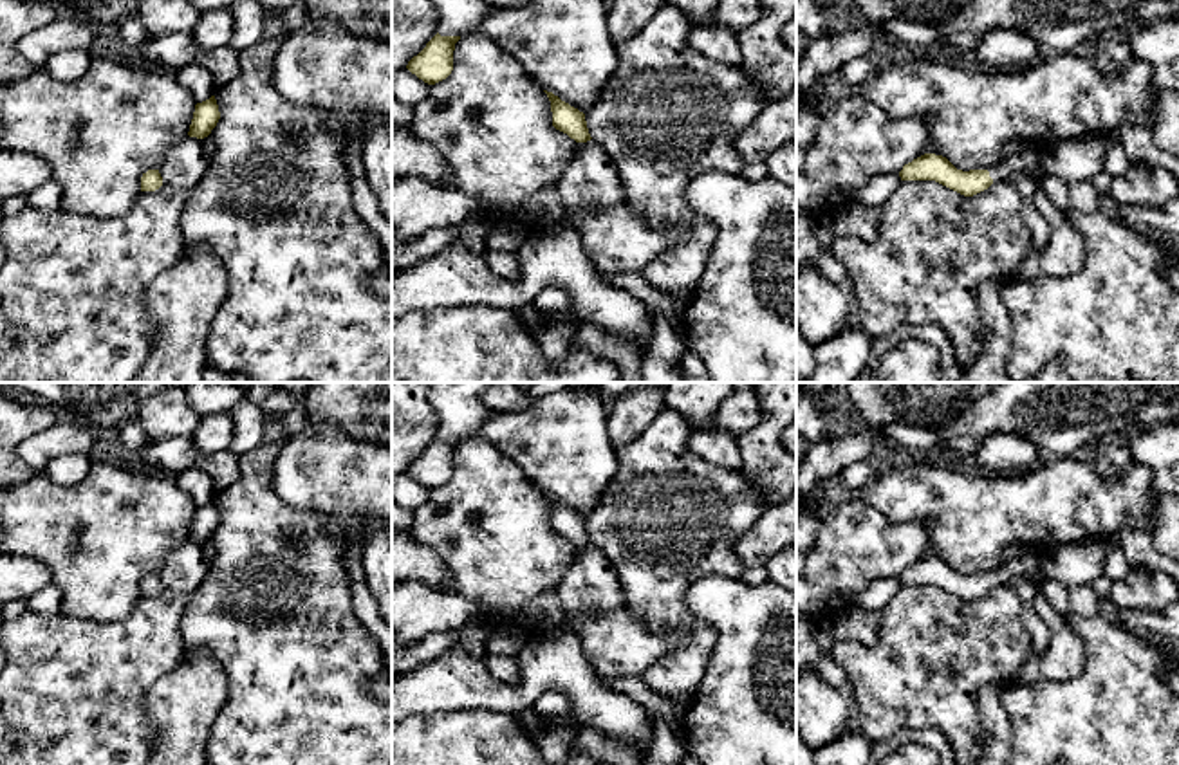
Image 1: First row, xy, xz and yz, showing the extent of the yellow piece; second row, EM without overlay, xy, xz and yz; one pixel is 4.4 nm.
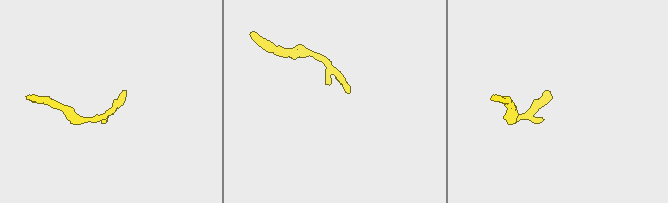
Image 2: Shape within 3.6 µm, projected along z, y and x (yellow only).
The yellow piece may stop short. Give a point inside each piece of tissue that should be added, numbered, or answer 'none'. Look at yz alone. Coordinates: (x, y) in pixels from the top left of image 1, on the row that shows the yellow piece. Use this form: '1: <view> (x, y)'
1: yz (1030, 161)

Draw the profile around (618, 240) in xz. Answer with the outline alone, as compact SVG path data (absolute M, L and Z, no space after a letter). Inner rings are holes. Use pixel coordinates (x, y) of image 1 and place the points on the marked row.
M627 202L596 215L565 213L562 218L578 231L581 249L596 269L610 274L643 272L659 253L688 236L677 226L650 226Z

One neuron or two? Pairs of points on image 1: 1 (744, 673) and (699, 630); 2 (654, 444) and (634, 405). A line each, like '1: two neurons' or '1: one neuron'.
1: two neurons
2: two neurons

